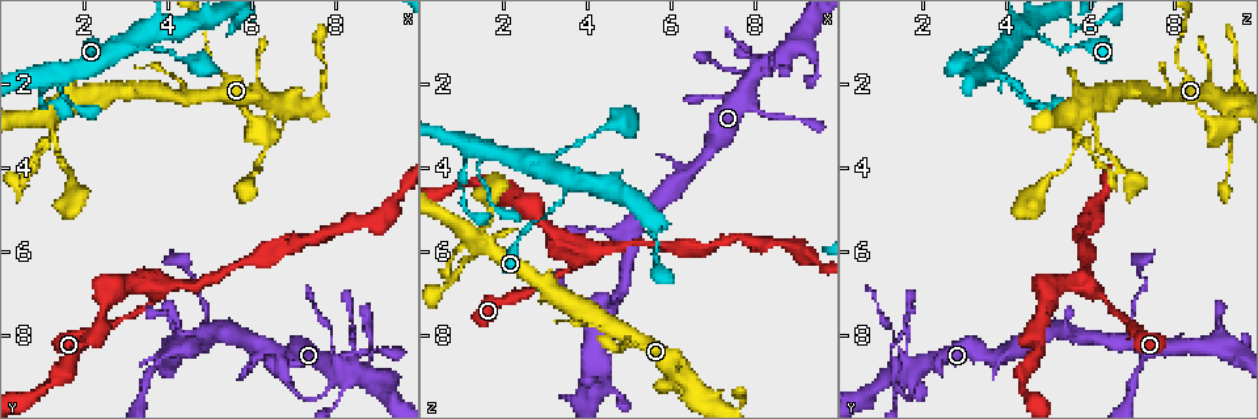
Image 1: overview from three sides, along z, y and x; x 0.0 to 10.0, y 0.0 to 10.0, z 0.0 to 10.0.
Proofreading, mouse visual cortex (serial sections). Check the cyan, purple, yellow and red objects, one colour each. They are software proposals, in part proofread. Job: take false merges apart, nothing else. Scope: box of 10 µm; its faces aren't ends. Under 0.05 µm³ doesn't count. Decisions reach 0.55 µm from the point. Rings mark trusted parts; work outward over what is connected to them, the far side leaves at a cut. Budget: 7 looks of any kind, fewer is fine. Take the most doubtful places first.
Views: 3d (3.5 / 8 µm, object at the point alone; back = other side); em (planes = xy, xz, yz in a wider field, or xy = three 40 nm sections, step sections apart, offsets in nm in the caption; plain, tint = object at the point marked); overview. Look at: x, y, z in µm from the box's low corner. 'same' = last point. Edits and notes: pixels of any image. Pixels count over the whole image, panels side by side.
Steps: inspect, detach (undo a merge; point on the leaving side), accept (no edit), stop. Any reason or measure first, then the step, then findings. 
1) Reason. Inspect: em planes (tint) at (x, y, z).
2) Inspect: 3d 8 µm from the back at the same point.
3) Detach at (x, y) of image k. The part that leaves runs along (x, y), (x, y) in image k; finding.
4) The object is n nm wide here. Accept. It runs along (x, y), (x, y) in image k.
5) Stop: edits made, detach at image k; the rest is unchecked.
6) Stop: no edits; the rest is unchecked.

Sharp bend. Inspect: 3d 8 µm at (3.75, 6.95, 5.95).

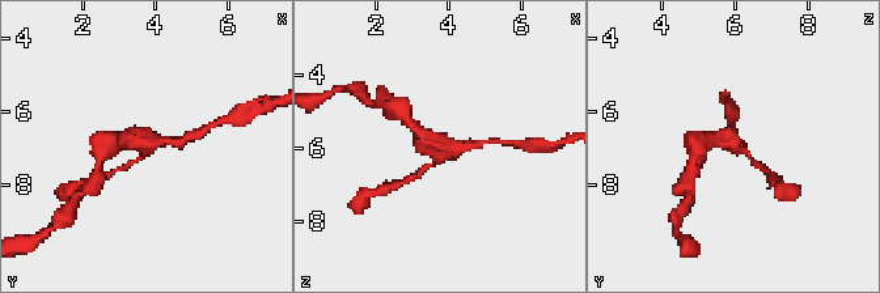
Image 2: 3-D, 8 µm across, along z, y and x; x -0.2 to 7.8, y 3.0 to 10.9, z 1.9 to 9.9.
Inspect: 3d 3.5 µm at the same point.

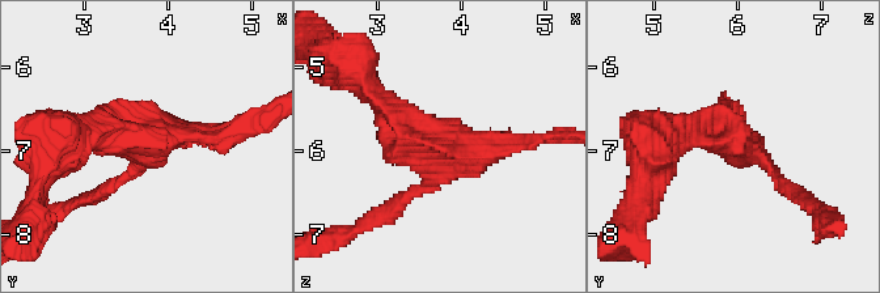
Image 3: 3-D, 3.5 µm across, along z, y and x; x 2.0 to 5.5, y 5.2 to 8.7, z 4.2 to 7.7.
Now the EM. Inspect: em xy step 2 (tint) at (3.75, 6.95, 6.05).

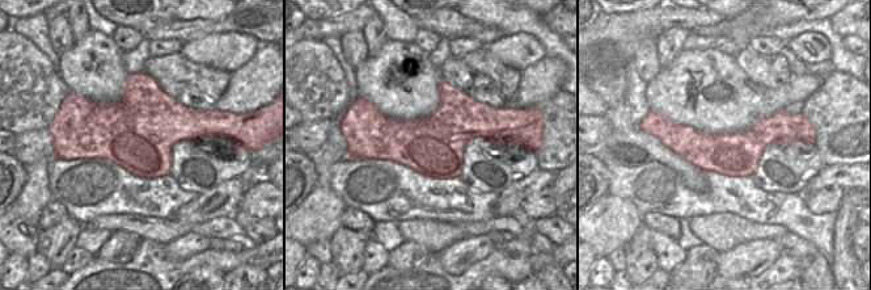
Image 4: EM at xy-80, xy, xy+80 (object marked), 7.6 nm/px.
The object is 460 nm wide here. Accept. It runs along (796, 192), (726, 136), (681, 136) in image 3; continuous, no second cell.

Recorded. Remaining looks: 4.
Small branch off a trunk. Inspect: 3d 3.5 µm from the back at (4.85, 8.15, 6.80).

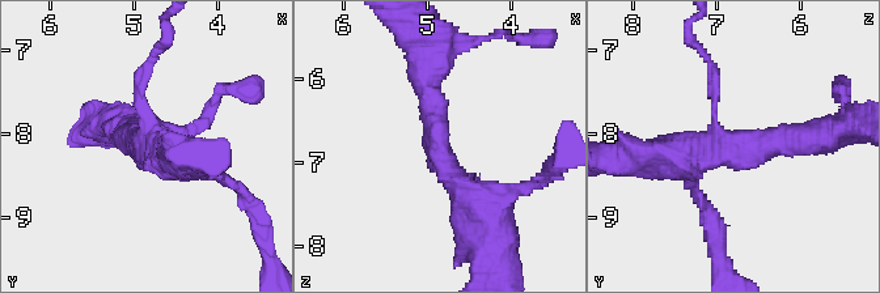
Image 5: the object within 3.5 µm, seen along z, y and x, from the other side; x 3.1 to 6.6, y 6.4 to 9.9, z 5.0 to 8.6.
Inspect: em xy step 3 (tint) at (4.85, 8.15, 6.85).

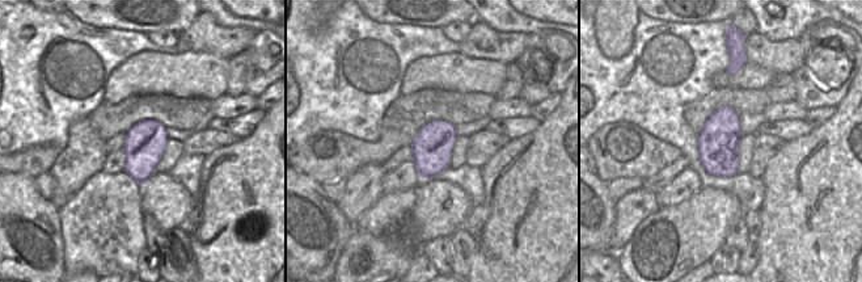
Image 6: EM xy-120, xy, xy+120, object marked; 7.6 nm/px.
Accept. It runs along (426, 67), (434, 141), (486, 215) in image 5; all the same cell.

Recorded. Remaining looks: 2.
Inspect: 3d 3.5 µm at (6.50, 2.40, 9.20).

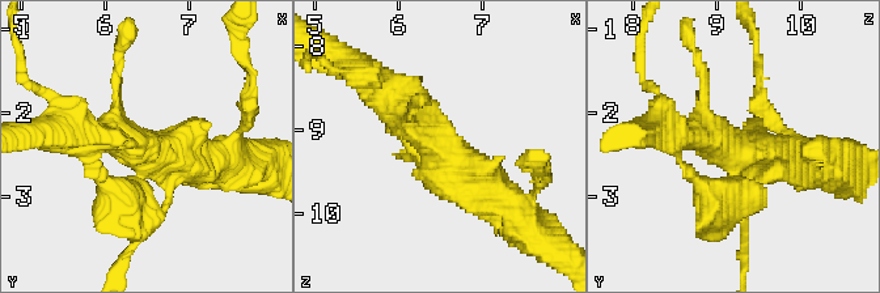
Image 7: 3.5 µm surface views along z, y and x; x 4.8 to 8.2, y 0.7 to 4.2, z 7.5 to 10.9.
Need the tissue. Inspect: em xy step 5 (tint) at (6.50, 2.45, 9.20).

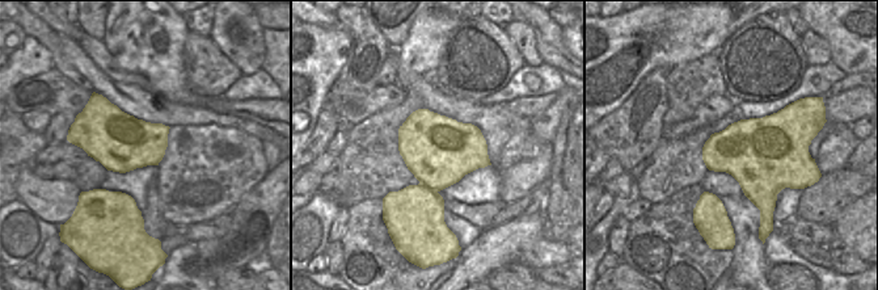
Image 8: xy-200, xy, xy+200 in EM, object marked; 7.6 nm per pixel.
Accept. It runs along (367, 77), (444, 155), (508, 204) in image 7; one cell here.

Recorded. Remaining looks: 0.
Stop: no edits; the rest is unchecked.

